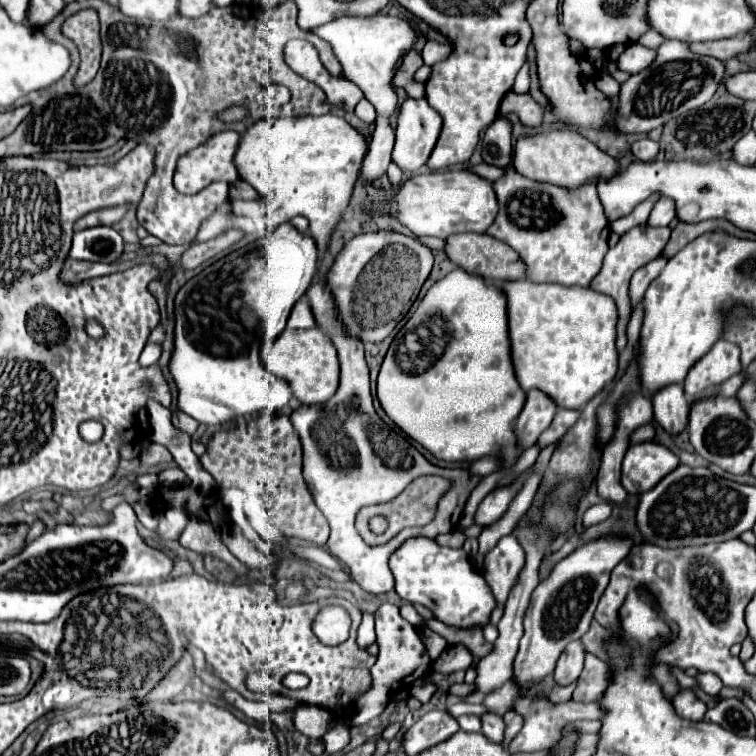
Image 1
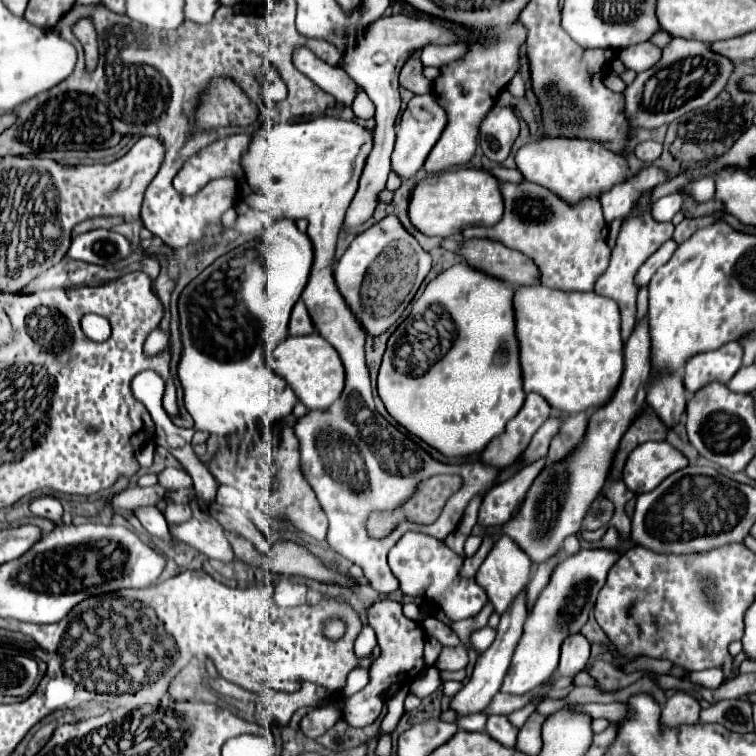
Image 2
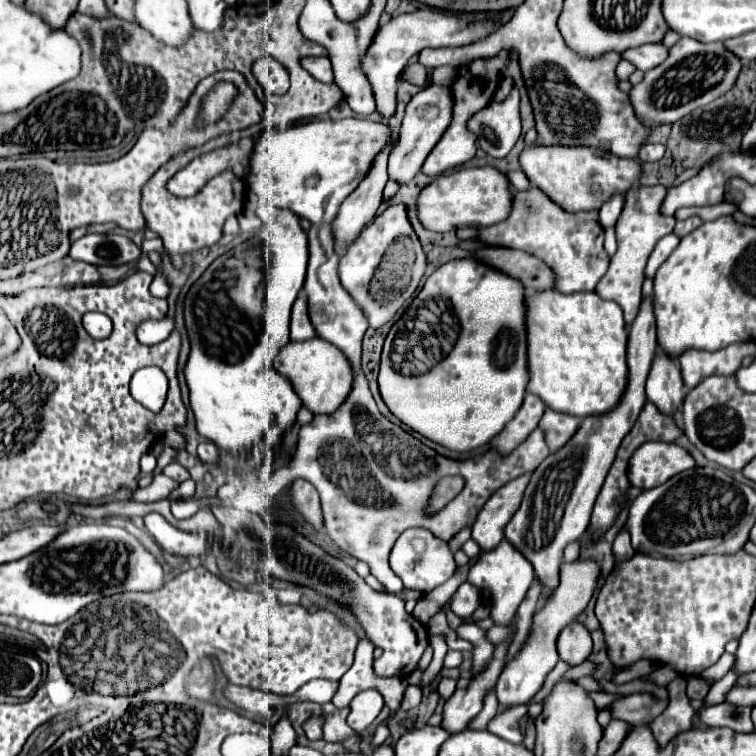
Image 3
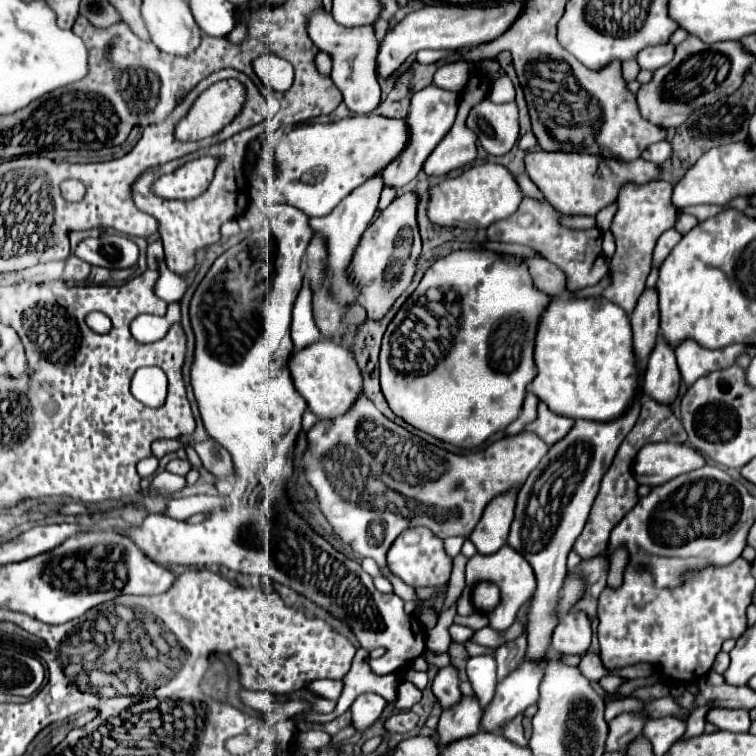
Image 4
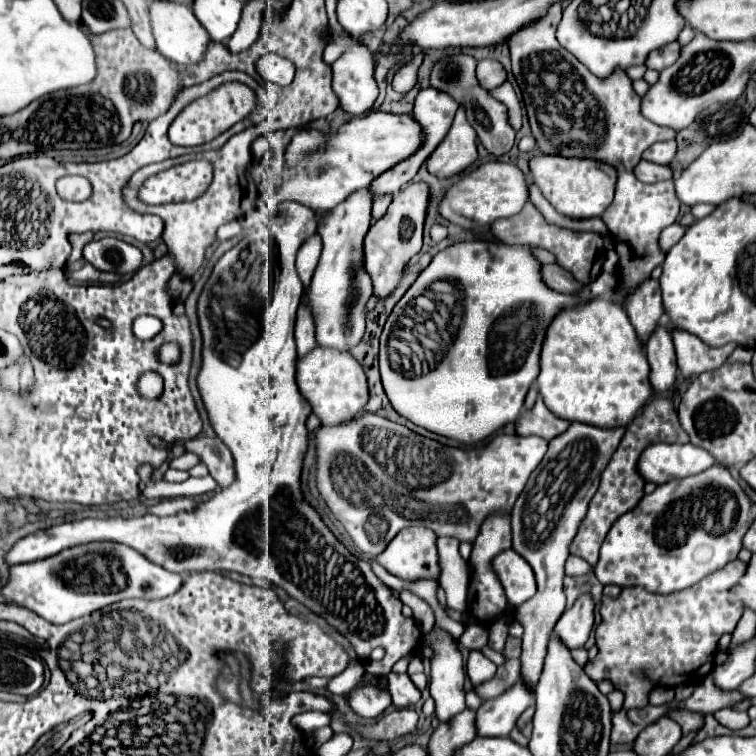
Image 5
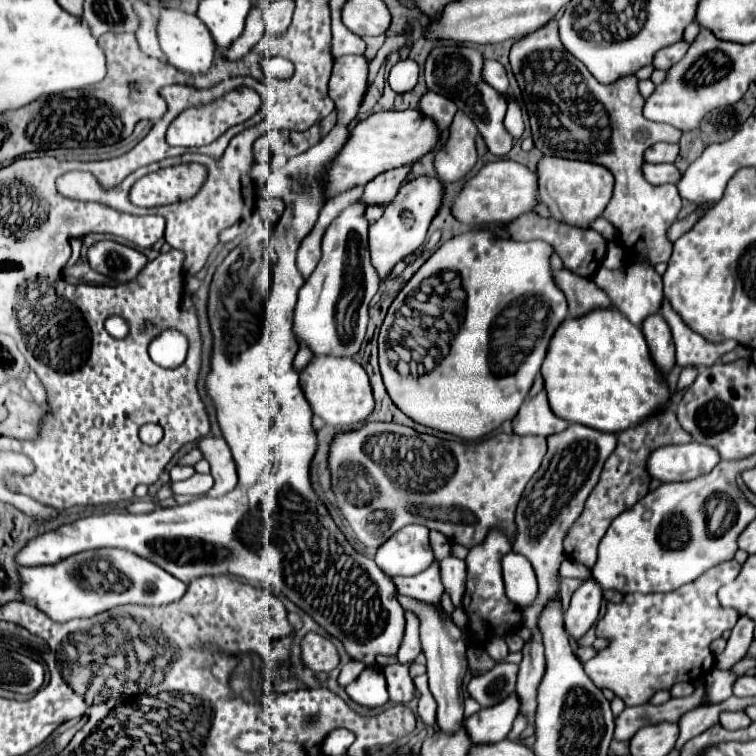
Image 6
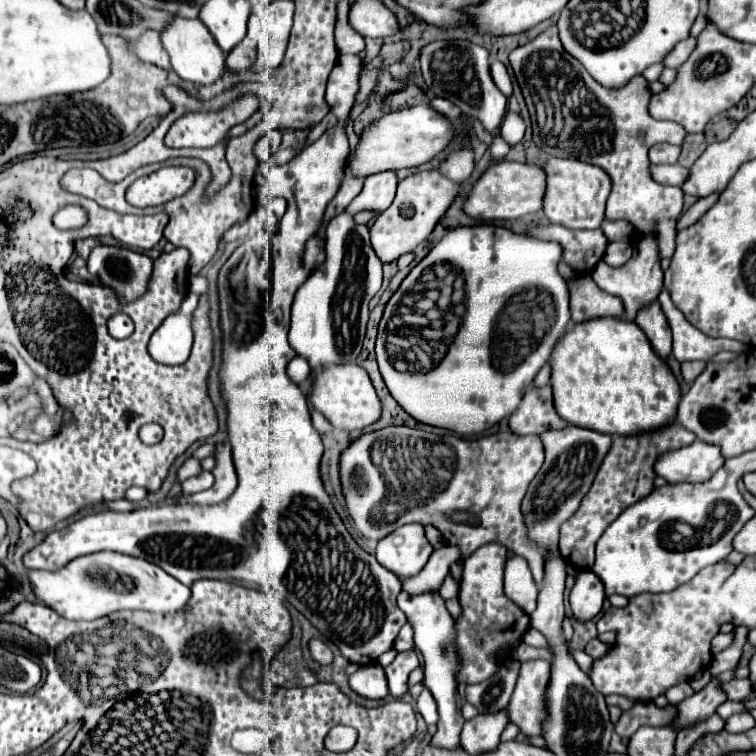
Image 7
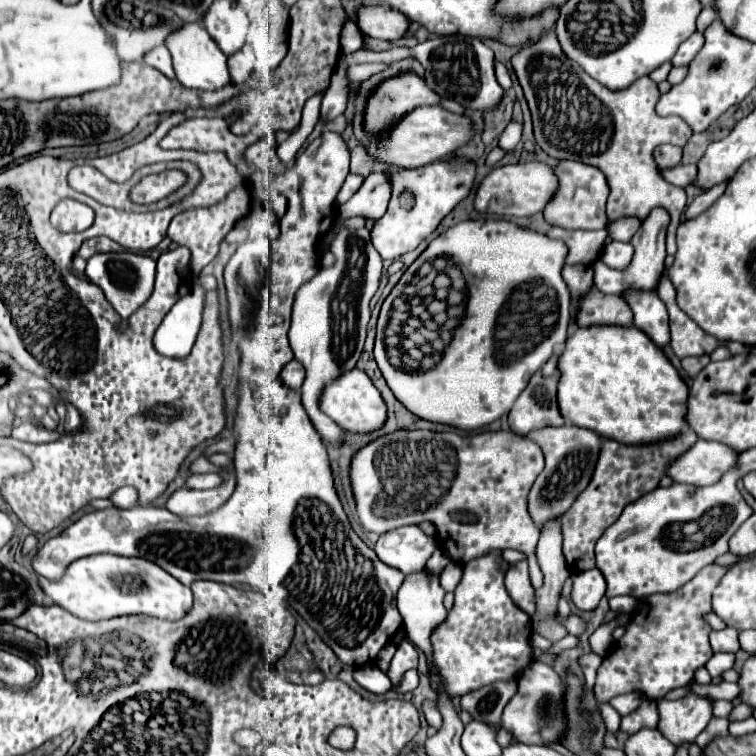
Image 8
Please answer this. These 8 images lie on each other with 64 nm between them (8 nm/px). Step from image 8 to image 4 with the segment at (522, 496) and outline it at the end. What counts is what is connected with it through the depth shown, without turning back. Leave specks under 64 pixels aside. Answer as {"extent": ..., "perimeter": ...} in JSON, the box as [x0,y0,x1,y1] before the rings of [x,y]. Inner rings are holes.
{"extent":[292,394,548,602],"perimeter":[[[360,394],[356,398],[356,402],[352,404],[352,408],[348,412],[344,412],[344,416],[338,416],[334,420],[316,422],[306,432],[306,442],[308,442],[308,450],[304,450],[298,458],[294,458],[292,470],[296,472],[298,468],[302,468],[302,472],[306,474],[306,480],[318,492],[320,510],[322,510],[324,518],[328,520],[328,524],[332,526],[334,534],[344,544],[350,544],[350,548],[356,554],[372,558],[378,564],[384,578],[392,584],[394,594],[400,596],[404,602],[408,602],[408,600],[422,602],[422,600],[418,600],[414,590],[408,584],[404,584],[398,576],[394,576],[386,566],[386,552],[390,550],[390,546],[398,538],[398,534],[412,526],[426,526],[438,538],[470,536],[470,532],[478,524],[486,504],[494,496],[506,492],[508,488],[524,484],[528,474],[540,464],[540,460],[548,452],[548,446],[540,440],[538,434],[522,432],[520,436],[512,436],[512,440],[502,438],[502,440],[494,442],[492,446],[488,446],[486,450],[472,452],[468,456],[452,454],[452,452],[446,452],[438,446],[432,446],[432,444],[420,440],[416,434],[390,422],[384,414],[380,414],[376,410],[374,402],[370,402],[370,398],[366,398],[366,394]],[[390,490],[400,492],[402,496],[406,496],[410,500],[416,500],[422,508],[428,508],[428,510],[422,510],[414,518],[404,518],[402,514],[388,510],[384,498],[388,496]]]}

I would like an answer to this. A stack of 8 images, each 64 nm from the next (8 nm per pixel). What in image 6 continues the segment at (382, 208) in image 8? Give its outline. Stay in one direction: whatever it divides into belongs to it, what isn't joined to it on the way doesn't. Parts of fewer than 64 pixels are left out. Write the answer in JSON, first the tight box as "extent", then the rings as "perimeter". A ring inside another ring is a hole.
{"extent":[362,164,412,204],"perimeter":[[[406,164],[406,166],[378,174],[374,180],[370,180],[364,186],[362,200],[366,204],[390,204],[398,188],[404,184],[406,176],[410,174],[410,170],[412,170],[412,164]]]}

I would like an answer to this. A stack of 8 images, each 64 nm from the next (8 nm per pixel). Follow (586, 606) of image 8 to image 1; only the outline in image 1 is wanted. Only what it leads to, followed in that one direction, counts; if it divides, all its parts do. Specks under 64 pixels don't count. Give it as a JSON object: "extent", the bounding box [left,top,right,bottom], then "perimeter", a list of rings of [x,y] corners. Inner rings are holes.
{"extent":[554,640,584,686],"perimeter":[[[576,640],[576,644],[570,644],[562,656],[558,658],[556,670],[554,670],[554,682],[558,686],[570,686],[578,680],[584,666],[584,646]]]}

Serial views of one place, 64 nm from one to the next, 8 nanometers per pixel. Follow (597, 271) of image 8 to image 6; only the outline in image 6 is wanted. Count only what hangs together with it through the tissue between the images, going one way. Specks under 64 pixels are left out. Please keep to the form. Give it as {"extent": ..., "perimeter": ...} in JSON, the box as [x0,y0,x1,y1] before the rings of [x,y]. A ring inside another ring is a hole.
{"extent":[592,264,662,326],"perimeter":[[[630,264],[624,266],[620,270],[608,270],[608,268],[600,268],[600,272],[596,272],[596,276],[592,278],[596,282],[598,288],[602,288],[610,302],[636,326],[642,326],[642,322],[660,312],[662,306],[662,276],[656,274],[656,270],[650,264]]]}

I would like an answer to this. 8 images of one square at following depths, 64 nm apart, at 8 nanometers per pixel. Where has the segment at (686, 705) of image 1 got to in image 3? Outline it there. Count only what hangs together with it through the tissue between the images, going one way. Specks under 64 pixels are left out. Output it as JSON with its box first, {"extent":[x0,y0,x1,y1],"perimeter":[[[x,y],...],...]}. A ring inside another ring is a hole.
{"extent":[650,678,696,746],"perimeter":[[[676,678],[674,682],[670,682],[668,694],[670,694],[670,702],[668,702],[666,710],[658,718],[654,718],[650,724],[660,746],[666,744],[668,738],[676,736],[678,732],[690,730],[692,718],[696,714],[696,710],[690,706],[690,700],[686,696],[686,680],[684,678]]]}

